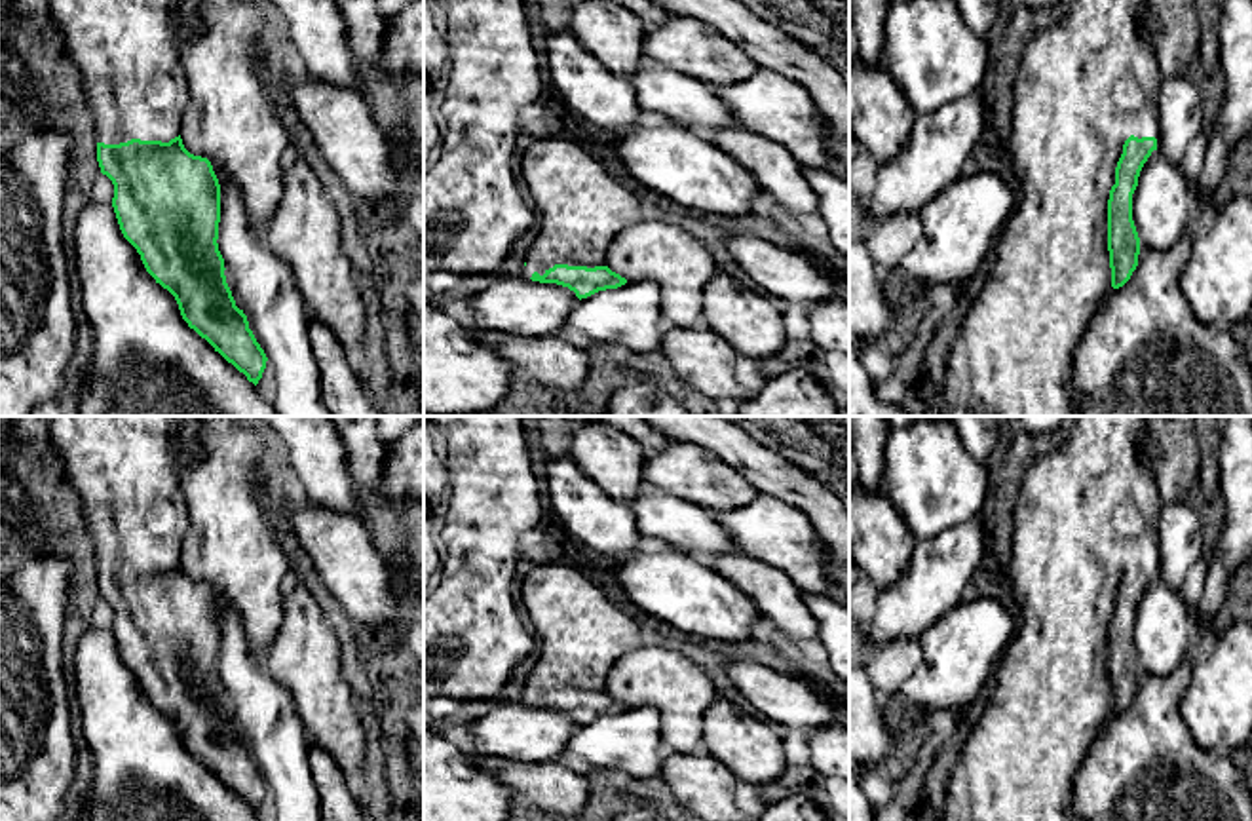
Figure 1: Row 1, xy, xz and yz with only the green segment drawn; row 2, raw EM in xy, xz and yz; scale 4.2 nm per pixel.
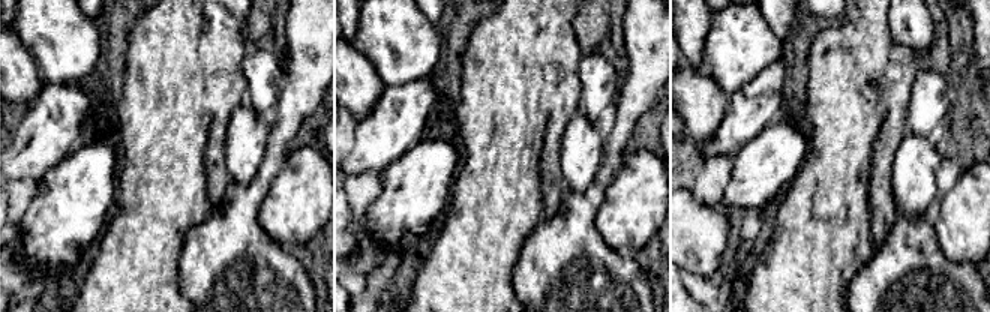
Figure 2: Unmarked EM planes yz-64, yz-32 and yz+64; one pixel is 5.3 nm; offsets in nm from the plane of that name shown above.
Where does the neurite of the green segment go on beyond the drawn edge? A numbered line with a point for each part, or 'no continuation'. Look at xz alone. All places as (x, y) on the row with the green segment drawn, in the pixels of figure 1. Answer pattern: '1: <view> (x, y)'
1: xz (582, 208)

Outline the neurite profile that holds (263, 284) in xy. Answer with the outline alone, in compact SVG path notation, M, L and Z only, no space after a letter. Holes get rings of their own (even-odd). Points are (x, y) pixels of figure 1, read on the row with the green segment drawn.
M213 169L220 184L218 251L224 276L249 329L275 367L277 416L331 416L310 342L310 315L289 264L251 226L239 188Z

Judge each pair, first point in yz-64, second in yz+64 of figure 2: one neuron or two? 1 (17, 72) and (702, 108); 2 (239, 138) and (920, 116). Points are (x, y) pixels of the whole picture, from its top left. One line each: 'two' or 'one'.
1: one
2: two

